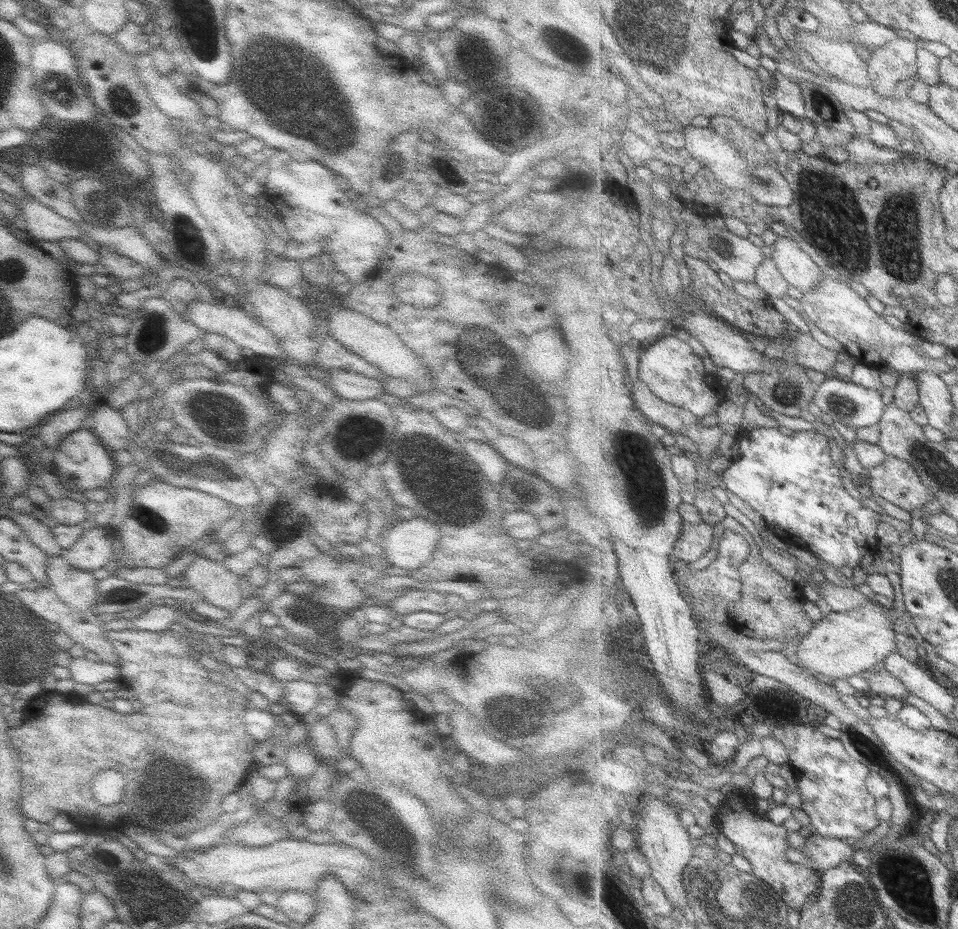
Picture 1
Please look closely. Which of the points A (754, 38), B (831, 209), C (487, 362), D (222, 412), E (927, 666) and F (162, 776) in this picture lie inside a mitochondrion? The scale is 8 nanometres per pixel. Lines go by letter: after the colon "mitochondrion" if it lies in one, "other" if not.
A: other
B: mitochondrion
C: mitochondrion
D: mitochondrion
E: other
F: mitochondrion

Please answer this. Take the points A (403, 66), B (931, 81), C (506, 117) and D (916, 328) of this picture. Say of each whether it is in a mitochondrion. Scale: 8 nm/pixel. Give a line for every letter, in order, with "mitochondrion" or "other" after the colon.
A: other
B: other
C: mitochondrion
D: other

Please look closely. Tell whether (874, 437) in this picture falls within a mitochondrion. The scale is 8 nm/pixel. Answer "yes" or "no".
no

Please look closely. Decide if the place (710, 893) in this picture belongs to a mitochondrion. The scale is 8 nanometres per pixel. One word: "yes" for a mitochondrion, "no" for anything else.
yes

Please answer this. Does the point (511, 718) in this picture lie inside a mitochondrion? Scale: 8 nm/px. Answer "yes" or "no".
yes

